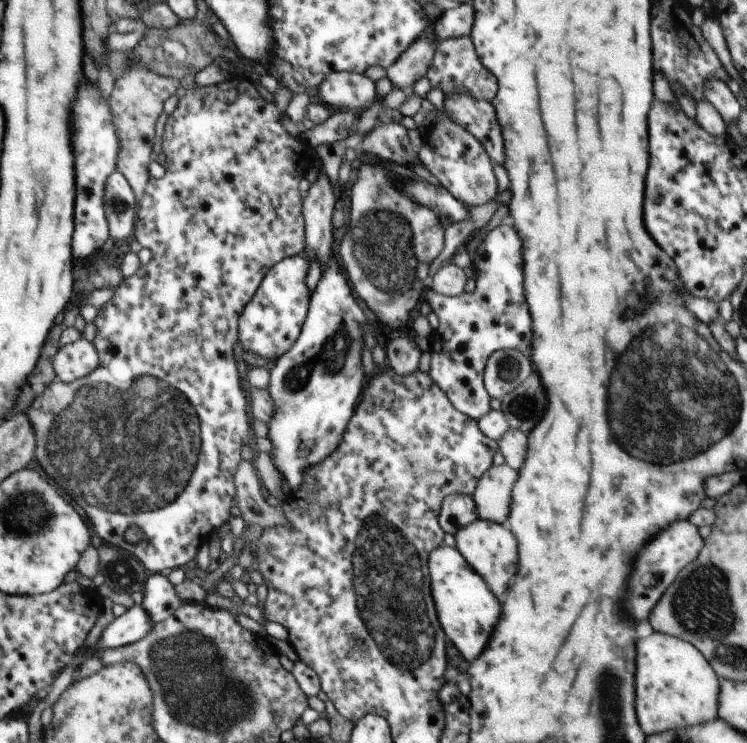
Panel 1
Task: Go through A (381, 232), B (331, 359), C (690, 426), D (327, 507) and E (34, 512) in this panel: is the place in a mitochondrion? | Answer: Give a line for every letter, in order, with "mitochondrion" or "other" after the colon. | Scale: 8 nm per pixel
A: mitochondrion
B: mitochondrion
C: mitochondrion
D: other
E: mitochondrion

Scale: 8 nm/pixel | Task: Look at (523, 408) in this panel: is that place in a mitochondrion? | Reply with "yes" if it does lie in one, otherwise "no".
yes

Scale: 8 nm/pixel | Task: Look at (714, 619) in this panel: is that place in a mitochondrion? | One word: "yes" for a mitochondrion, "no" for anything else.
yes

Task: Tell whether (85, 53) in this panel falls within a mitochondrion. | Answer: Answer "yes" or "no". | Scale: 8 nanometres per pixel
no

